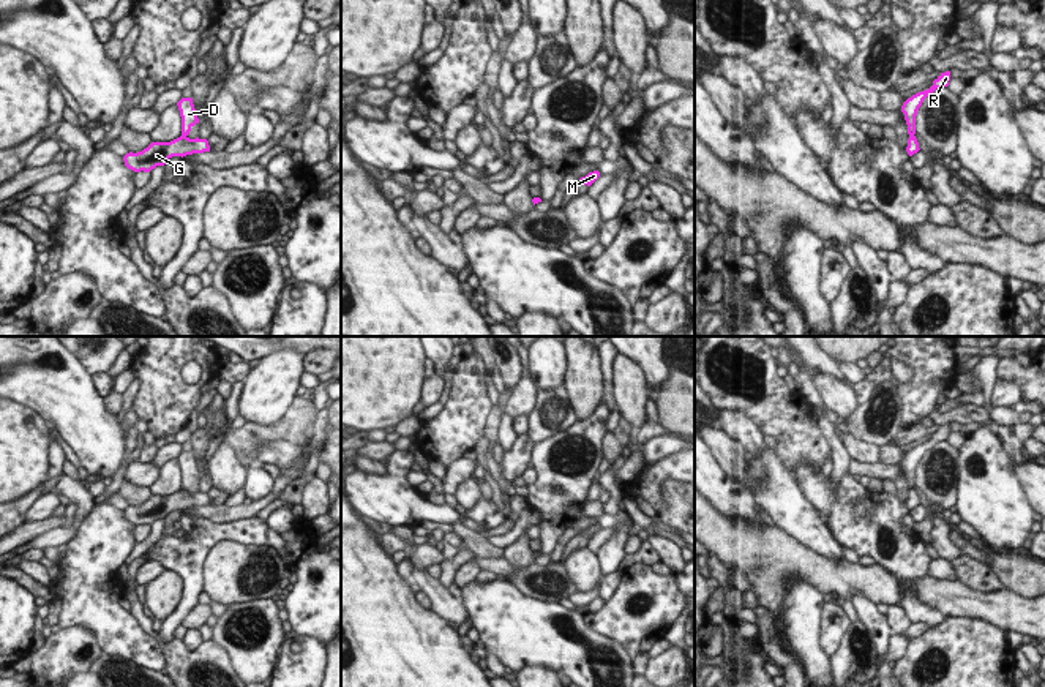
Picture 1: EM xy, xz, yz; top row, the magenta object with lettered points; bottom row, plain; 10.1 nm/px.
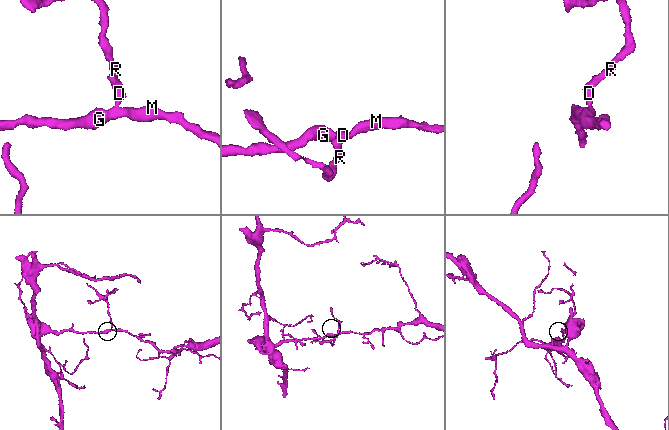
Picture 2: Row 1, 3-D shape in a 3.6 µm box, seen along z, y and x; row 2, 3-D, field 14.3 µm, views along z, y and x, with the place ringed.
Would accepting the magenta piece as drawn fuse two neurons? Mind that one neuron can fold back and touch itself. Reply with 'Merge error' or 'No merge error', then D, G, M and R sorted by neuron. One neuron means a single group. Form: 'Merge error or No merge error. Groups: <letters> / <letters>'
Merge error. Groups: D R / G M.

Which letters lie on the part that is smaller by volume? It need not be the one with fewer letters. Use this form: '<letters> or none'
D, R

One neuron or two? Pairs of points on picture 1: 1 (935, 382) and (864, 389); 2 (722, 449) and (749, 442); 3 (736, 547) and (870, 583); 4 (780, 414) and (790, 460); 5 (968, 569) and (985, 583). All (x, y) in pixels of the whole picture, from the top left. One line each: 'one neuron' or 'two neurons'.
1: one neuron
2: two neurons
3: one neuron
4: one neuron
5: one neuron

